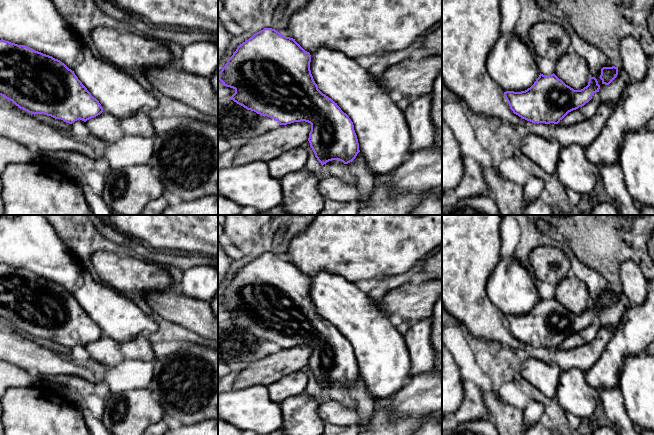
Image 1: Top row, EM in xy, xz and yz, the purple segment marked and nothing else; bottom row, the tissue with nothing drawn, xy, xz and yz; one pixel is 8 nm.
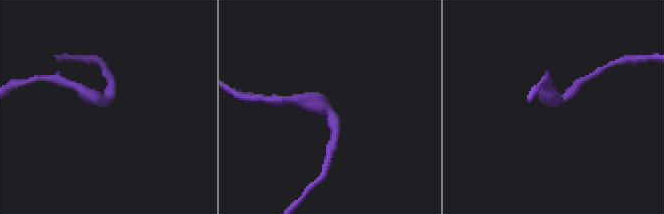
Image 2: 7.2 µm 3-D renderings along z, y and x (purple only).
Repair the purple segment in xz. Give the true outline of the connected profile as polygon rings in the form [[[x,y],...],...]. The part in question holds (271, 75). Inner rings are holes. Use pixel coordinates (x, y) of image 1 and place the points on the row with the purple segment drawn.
[[[264,28],[255,33],[248,40],[240,44],[233,55],[227,60],[227,63],[218,73],[218,79],[224,86],[233,88],[235,93],[230,97],[231,100],[243,106],[247,110],[256,112],[257,114],[275,119],[280,125],[287,125],[294,122],[305,121],[311,124],[308,141],[315,157],[323,166],[329,161],[339,160],[344,164],[352,162],[360,152],[364,158],[366,167],[376,174],[393,173],[401,164],[403,164],[410,155],[410,131],[407,125],[404,113],[397,104],[391,99],[390,92],[384,90],[377,81],[377,77],[369,74],[368,69],[360,66],[355,59],[346,56],[344,53],[330,50],[328,48],[319,48],[314,52],[305,51],[293,38],[282,36],[277,30],[272,28]]]

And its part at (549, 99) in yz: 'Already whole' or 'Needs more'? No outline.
Needs more

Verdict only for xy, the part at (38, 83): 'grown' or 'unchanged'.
grown

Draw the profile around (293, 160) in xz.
[[[302,147],[287,150],[267,162],[271,175],[281,179],[283,176],[304,169],[308,152]]]

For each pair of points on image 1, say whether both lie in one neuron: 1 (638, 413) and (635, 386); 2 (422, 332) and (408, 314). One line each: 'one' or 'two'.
1: one
2: two

